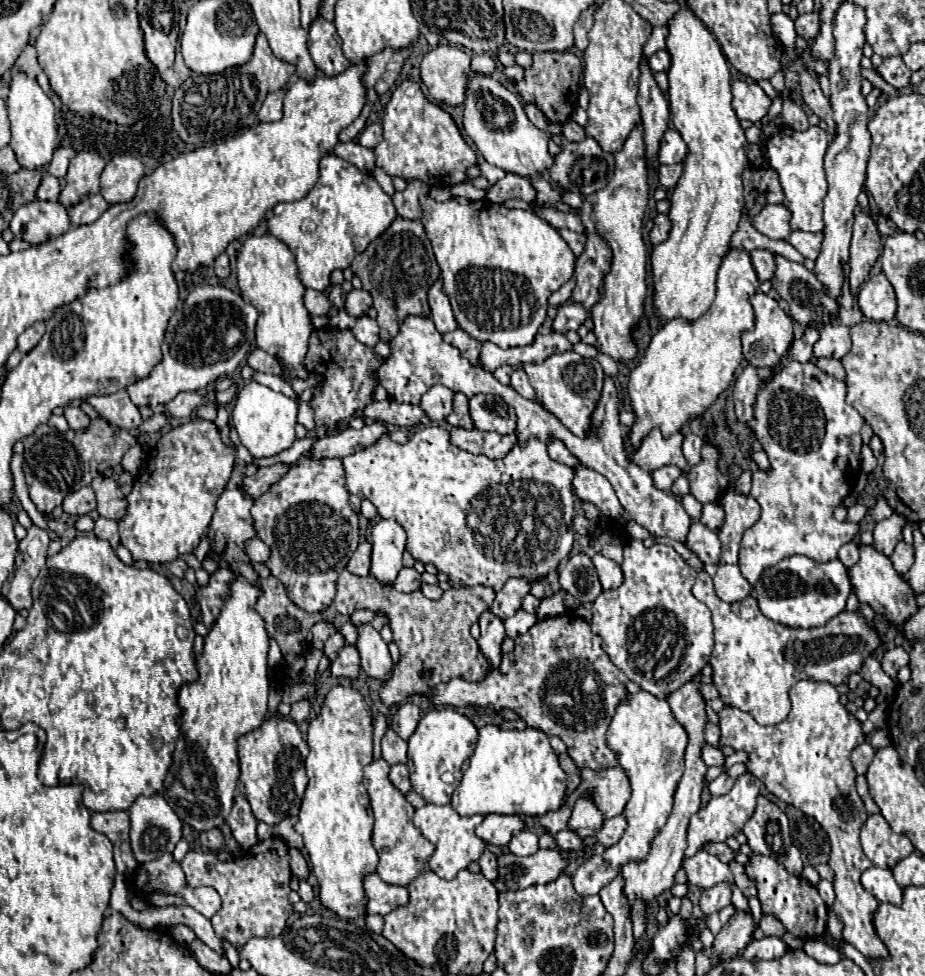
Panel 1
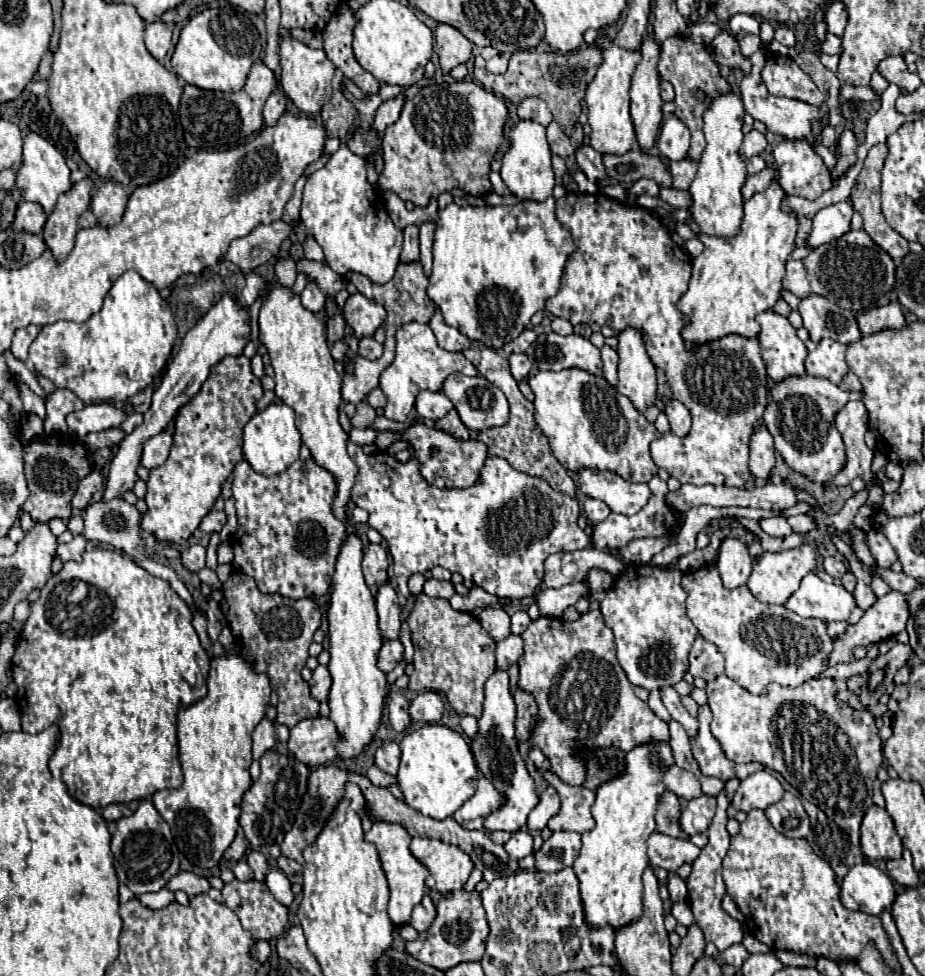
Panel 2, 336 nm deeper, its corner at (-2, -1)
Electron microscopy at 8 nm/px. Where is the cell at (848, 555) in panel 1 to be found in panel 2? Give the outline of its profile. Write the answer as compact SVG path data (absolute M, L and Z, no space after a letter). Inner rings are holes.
M828 556L828 558L824 558L822 566L834 578L842 578L848 572L848 566L846 566L844 558L840 558L840 556Z

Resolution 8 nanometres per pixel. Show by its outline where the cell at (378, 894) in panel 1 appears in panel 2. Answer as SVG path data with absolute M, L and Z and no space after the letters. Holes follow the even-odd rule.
M424 894L422 902L420 902L420 904L416 904L416 906L414 906L414 910L412 910L410 924L412 924L418 932L422 932L422 930L426 930L426 928L432 924L434 916L436 916L434 902L432 902L432 898L430 898L428 894Z

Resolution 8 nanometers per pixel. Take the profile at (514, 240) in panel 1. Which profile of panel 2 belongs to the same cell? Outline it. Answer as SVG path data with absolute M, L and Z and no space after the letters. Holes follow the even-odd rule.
M548 198L544 202L520 202L514 206L456 206L456 204L448 204L446 208L438 210L438 222L436 222L436 238L434 238L434 268L430 274L430 286L428 286L428 296L436 302L436 306L442 310L444 322L448 326L458 328L462 334L466 334L470 340L480 342L488 348L500 350L506 342L512 342L522 330L526 330L526 326L530 324L530 318L544 308L546 298L554 296L558 292L560 280L562 280L562 270L566 266L566 258L570 258L570 254L574 254L574 242L570 238L570 232L558 222L556 214L554 214L554 198Z

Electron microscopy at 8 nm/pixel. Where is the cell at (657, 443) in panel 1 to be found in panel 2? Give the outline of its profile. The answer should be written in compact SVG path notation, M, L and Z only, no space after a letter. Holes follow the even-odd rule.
M566 368L560 372L536 372L528 384L536 396L536 424L548 436L554 456L566 470L576 472L584 466L610 470L630 482L648 482L658 472L656 462L650 458L650 442L662 434L602 376Z

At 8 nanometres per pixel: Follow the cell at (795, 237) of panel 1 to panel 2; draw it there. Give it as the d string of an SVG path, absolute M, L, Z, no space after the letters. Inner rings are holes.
M840 202L840 204L822 208L812 218L812 230L808 234L808 248L818 248L846 234L850 230L852 214L854 214L852 202Z

